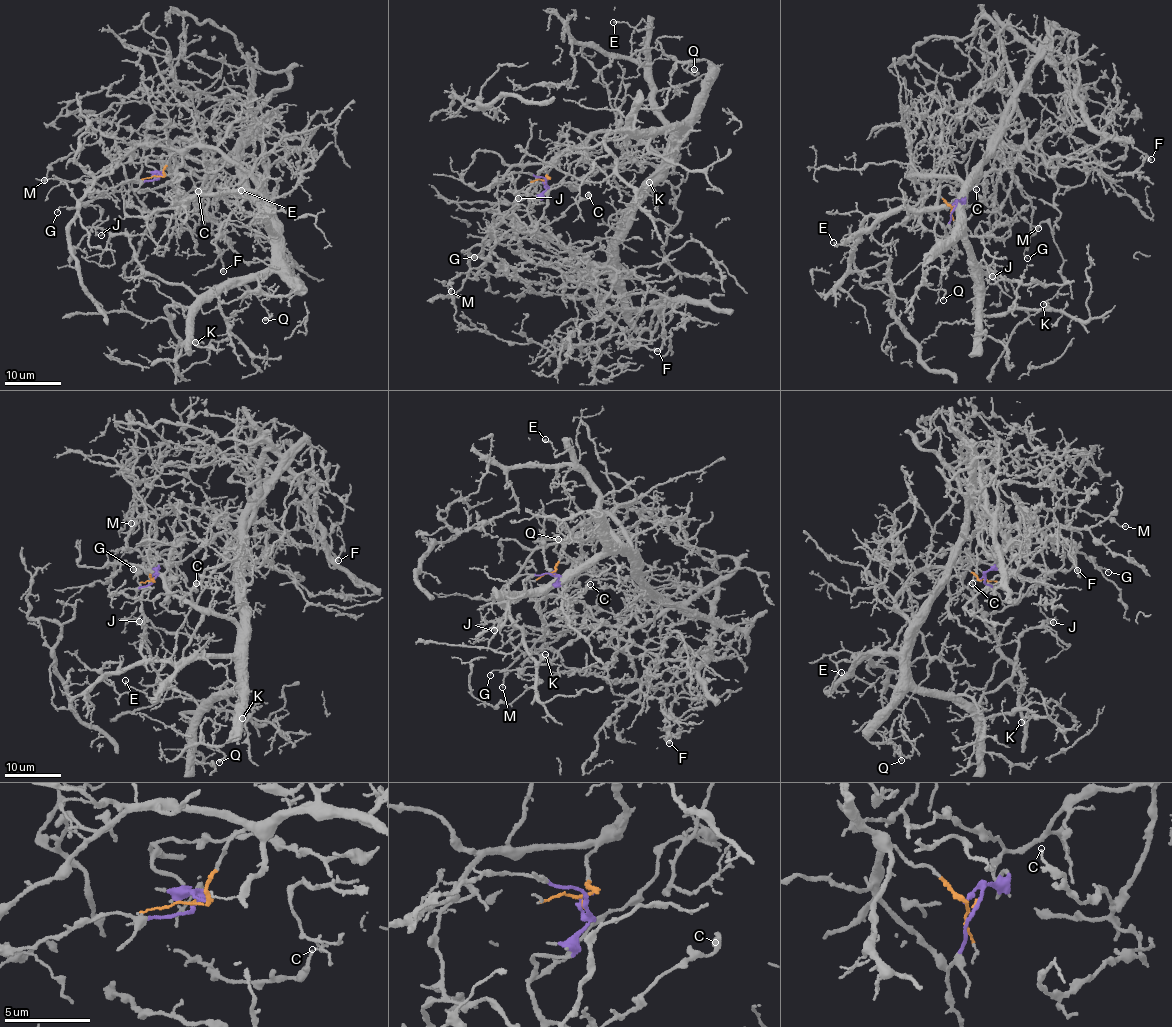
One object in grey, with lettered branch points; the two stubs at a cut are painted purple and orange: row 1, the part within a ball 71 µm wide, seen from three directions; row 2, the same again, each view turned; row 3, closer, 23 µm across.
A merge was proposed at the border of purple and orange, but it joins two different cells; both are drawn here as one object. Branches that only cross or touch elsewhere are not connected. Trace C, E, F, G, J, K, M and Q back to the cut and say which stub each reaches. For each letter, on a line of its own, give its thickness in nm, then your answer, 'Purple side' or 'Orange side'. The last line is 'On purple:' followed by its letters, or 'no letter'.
C: Thickness 160 nm. Purple side
E: Thickness 150 nm. Orange side
F: Thickness 340 nm. Purple side
G: Thickness 120 nm. Purple side
J: Thickness 100 nm. Orange side
K: Thickness 100 nm. Orange side
M: Thickness 160 nm. Purple side
Q: Thickness 190 nm. Orange side
On purple: C, F, G, M

